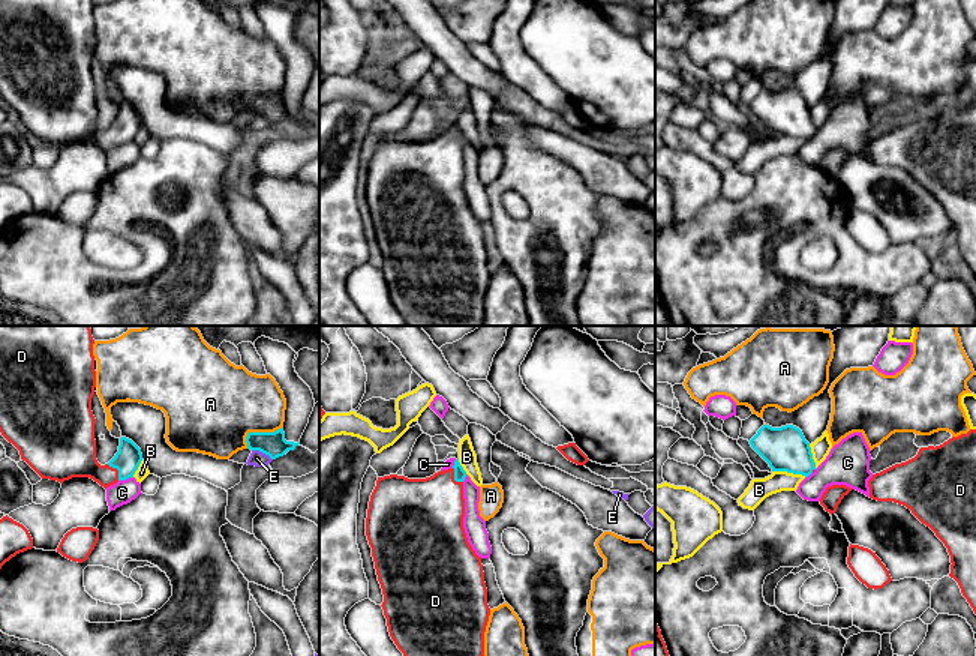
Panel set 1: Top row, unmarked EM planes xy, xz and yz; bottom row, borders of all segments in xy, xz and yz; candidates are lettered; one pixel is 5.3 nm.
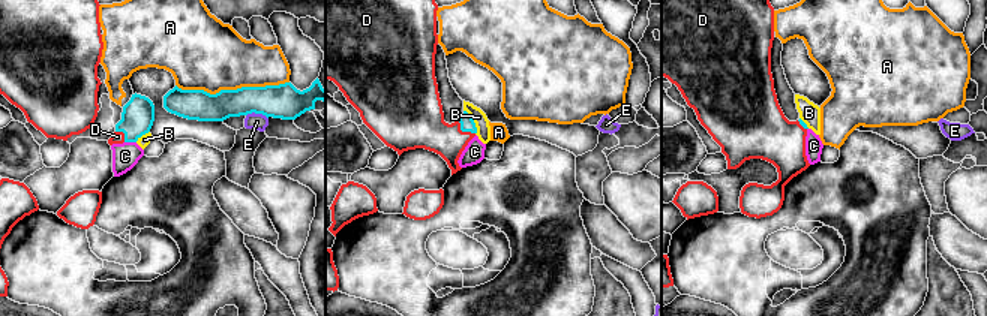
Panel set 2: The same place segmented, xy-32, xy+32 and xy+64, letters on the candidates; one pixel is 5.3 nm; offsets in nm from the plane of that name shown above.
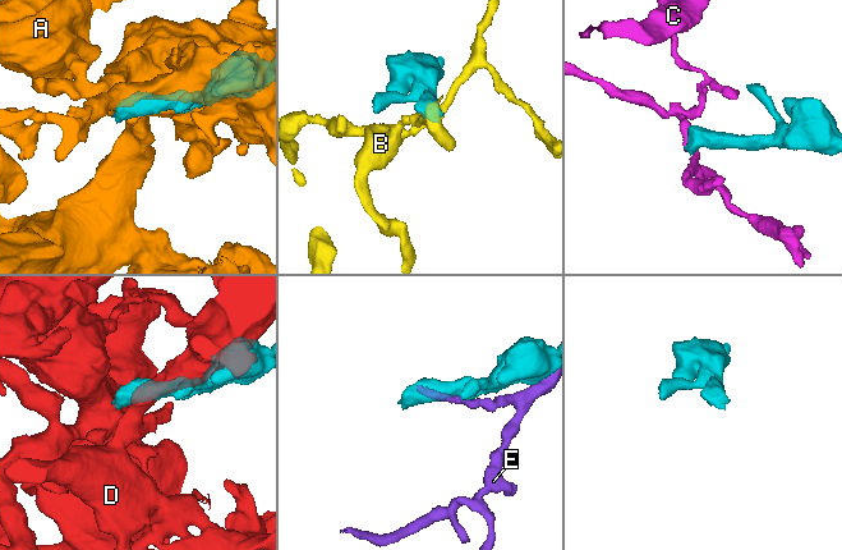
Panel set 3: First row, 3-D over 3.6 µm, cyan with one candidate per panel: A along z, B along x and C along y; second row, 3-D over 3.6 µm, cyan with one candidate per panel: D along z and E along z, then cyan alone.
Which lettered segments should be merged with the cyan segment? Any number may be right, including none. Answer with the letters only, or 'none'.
D

